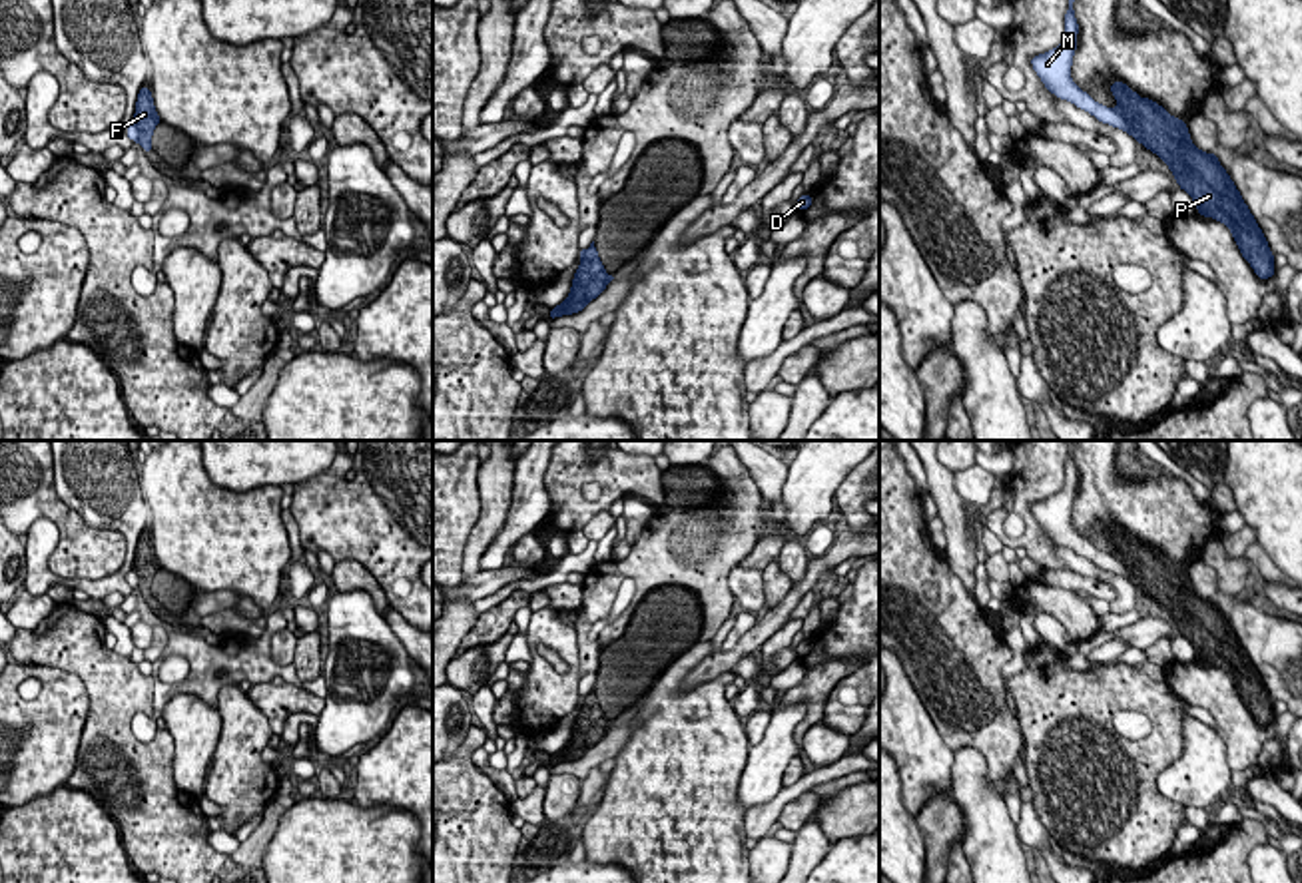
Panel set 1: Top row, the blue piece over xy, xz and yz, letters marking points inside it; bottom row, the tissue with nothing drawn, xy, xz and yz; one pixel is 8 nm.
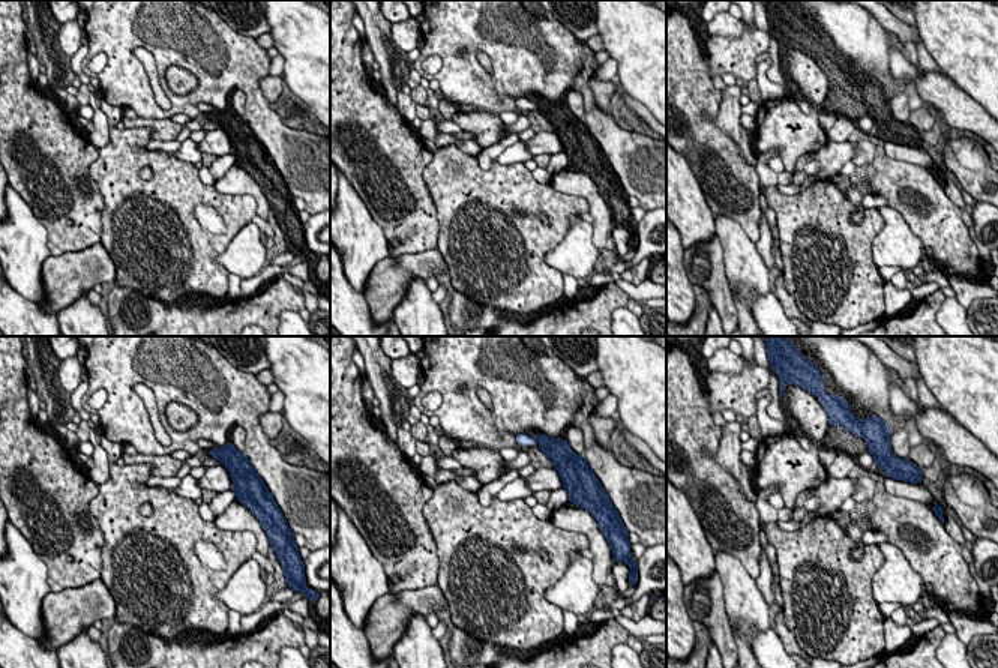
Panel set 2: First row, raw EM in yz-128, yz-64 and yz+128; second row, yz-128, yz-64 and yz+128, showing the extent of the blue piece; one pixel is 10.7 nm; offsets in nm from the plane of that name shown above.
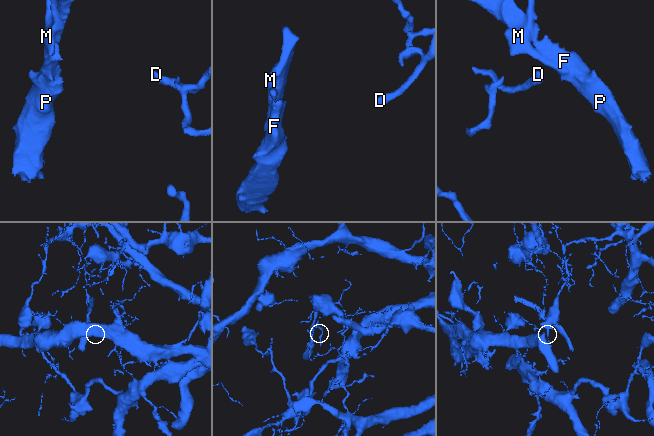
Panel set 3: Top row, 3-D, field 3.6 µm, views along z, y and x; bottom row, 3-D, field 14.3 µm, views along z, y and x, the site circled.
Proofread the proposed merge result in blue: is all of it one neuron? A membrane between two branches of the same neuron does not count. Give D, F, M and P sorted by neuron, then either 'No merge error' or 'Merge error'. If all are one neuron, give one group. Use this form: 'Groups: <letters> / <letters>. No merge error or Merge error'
Groups: D M / F P. Merge error

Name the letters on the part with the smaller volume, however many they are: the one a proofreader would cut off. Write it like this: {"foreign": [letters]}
{"foreign": ["F", "P"]}

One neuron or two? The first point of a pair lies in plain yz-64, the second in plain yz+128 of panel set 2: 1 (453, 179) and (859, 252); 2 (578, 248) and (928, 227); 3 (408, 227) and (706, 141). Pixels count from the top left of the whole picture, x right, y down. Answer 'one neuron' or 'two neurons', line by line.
1: one neuron
2: two neurons
3: one neuron

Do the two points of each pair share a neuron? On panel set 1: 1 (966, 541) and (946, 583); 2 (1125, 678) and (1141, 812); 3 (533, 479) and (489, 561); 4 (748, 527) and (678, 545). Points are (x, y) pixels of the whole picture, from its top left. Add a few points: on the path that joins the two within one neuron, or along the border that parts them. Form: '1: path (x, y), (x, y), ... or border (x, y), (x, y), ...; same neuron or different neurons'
1: border (946, 561), (976, 604); different neurons
2: path (1159, 712), (1159, 746), (1143, 762), (1143, 778); same neuron
3: path (529, 499), (529, 509), (505, 541); same neuron
4: path (730, 529), (704, 545), (696, 545); same neuron

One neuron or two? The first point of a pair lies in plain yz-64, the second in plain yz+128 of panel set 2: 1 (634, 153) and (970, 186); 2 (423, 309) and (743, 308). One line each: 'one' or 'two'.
1: one
2: one

